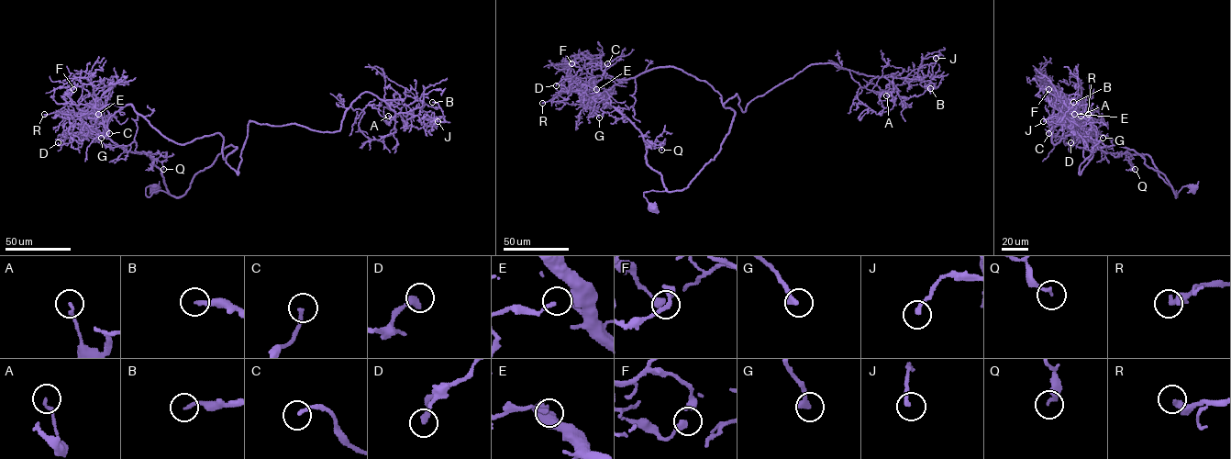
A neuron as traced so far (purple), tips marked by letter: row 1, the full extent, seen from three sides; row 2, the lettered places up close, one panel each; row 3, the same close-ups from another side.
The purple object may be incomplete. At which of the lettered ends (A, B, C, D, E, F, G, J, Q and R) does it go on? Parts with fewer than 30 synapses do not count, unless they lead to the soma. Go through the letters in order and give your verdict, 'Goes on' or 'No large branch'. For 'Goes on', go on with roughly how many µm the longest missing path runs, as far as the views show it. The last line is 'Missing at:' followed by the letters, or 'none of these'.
A: No large branch
B: No large branch
C: No large branch
D: No large branch
E: No large branch
F: No large branch
G: No large branch
J: No large branch
Q: No large branch
R: No large branch
Missing at: none of these

